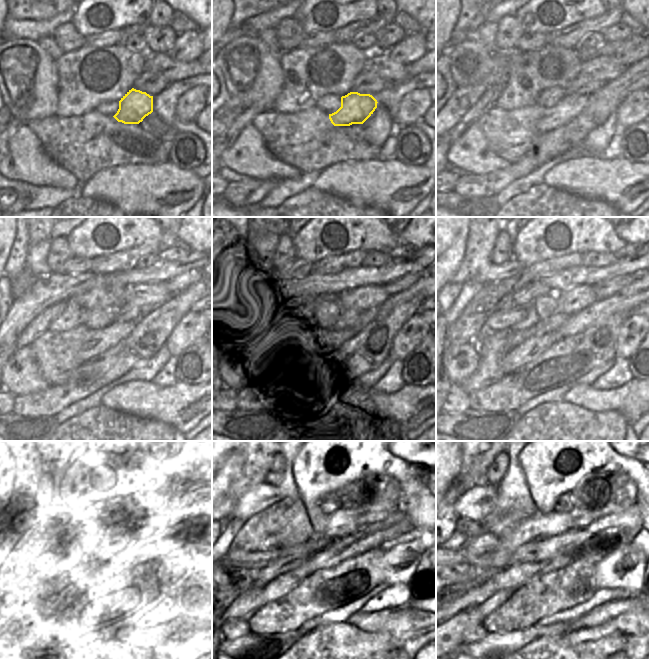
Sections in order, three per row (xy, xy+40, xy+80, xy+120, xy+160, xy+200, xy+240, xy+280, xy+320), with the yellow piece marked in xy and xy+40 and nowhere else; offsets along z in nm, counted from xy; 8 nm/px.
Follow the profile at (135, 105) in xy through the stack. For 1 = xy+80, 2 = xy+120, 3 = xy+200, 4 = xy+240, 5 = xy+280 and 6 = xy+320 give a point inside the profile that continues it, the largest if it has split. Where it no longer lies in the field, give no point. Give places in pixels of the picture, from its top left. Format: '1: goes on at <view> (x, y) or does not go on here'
1: goes on at xy+80 (569, 107)
2: goes on at xy+120 (95, 342)
3: goes on at xy+200 (531, 348)
4: goes on at xy+240 (59, 586)
5: goes on at xy+280 (281, 586)
6: goes on at xy+320 (494, 599)

